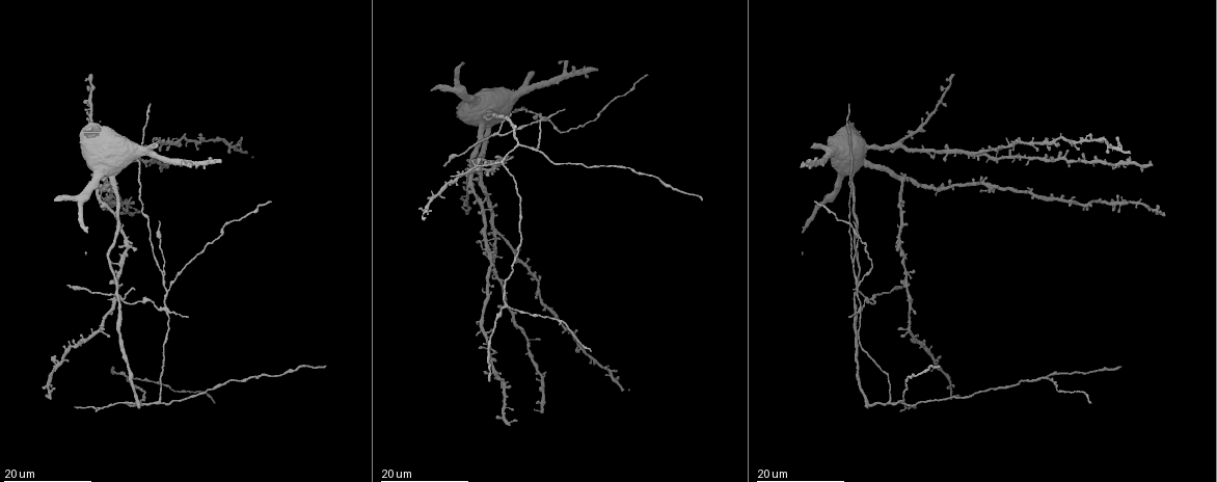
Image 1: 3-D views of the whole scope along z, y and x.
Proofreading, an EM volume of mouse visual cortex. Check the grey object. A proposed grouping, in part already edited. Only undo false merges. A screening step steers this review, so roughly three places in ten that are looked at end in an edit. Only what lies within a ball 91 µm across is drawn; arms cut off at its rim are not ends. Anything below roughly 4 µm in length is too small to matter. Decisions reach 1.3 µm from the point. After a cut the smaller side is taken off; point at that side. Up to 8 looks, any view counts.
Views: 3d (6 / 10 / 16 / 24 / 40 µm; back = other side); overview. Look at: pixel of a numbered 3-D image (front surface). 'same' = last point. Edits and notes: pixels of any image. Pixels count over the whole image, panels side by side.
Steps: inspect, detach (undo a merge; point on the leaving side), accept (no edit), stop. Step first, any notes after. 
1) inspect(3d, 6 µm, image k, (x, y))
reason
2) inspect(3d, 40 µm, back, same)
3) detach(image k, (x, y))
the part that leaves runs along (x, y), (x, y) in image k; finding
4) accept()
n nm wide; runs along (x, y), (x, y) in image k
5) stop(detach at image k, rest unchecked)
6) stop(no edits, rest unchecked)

inspect(3d, 24 µm, image 1, (502, 161))
a fork

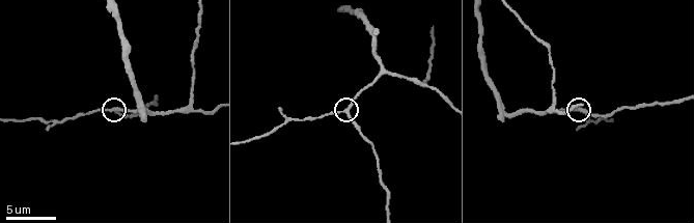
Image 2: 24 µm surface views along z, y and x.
inspect(3d, 10 µm, image 2, (115, 109))

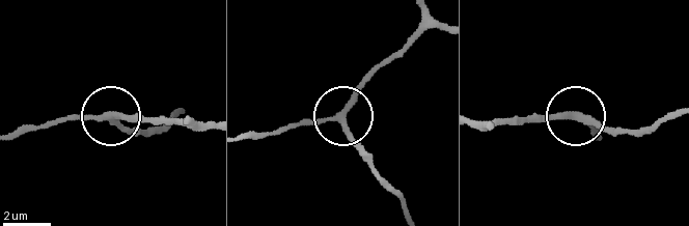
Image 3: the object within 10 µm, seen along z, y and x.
accept()
240 nm wide; all the same neuron

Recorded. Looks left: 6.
inspect(3d, 16 µm, image 1, (166, 290))
a fork

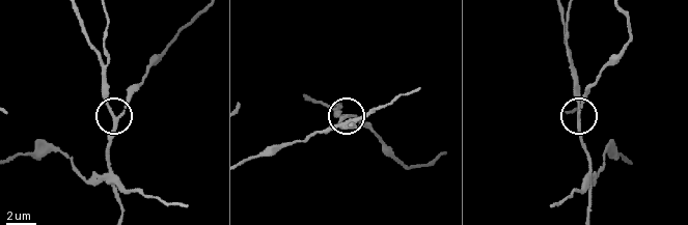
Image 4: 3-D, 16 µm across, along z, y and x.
inspect(3d, 6 µm, image 4, (578, 118))
zoom in

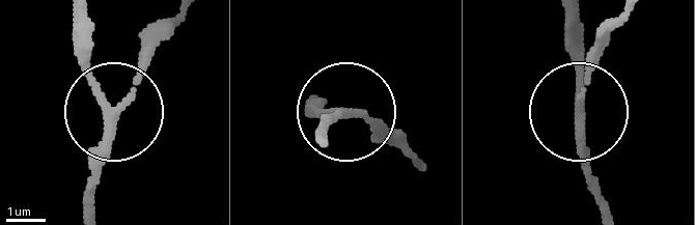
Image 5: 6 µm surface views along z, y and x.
accept()
190 nm wide; runs along (575, 22), (575, 104), (594, 34) in image 5; continuous, no second neuron

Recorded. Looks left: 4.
inspect(3d, 24 µm, image 1, (165, 269))
side arm on a straight run

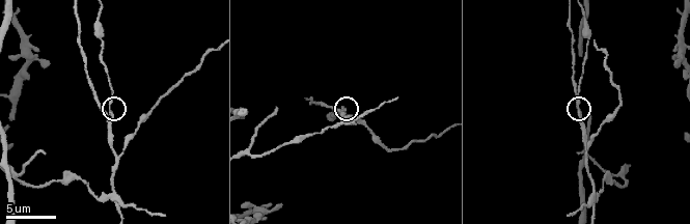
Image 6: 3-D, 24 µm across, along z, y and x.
inspect(3d, 10 µm, image 6, (579, 113))
closer look

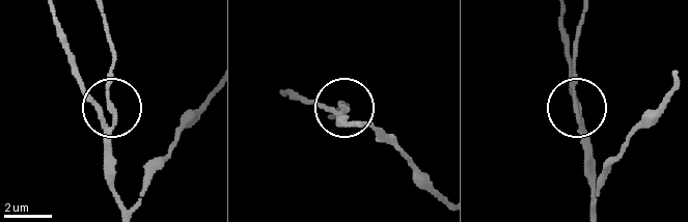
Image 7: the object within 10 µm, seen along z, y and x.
detach(image 7, (107, 94))
the part that leaves runs along (112, 127), (106, 93), (112, 46), (100, 9) in image 7; two neurons meet here

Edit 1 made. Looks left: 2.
inspect(3d, 10 µm, image 6, (109, 198))
two arms in line, one across

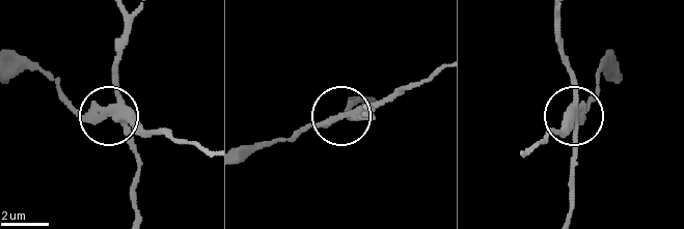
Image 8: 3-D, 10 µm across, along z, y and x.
inspect(3d, 6 µm, image 8, (340, 116))

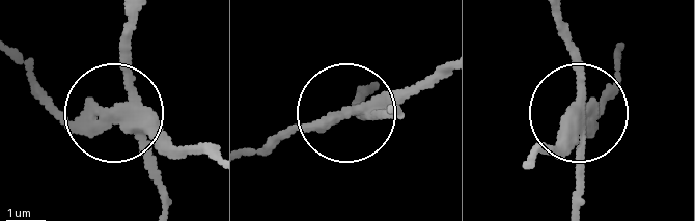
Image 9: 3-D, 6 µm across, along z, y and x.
detach(image 9, (76, 122))
side arm 29 µm; the part that leaves runs along (130, 115), (63, 112), (24, 76) in image 9; a second neuron is stuck on

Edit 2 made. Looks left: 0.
stop(detach at image 7, detach at image 9, rest unchecked)

